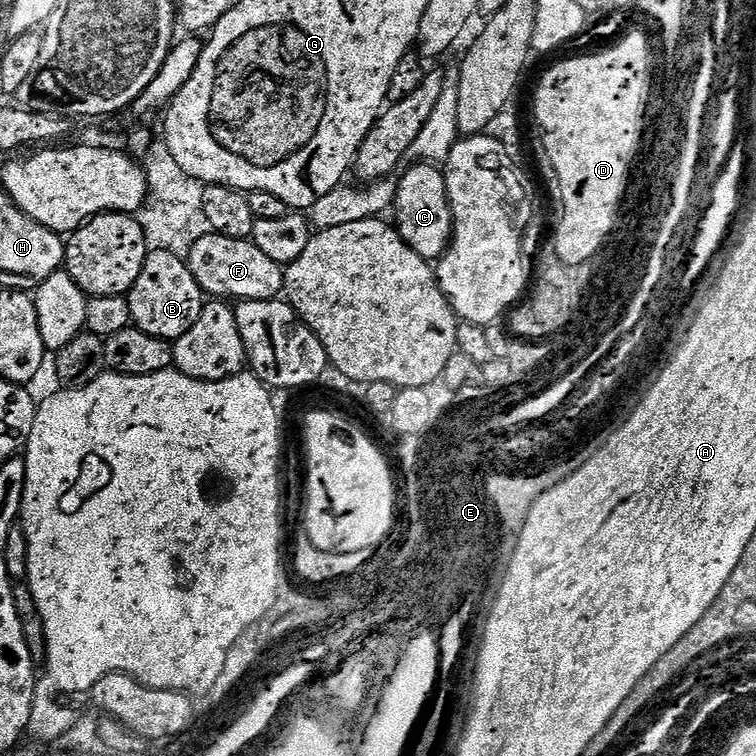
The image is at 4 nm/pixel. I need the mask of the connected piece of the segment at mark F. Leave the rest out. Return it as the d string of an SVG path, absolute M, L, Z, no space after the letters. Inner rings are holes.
M209 231L192 244L186 255L188 269L194 274L198 286L212 298L224 302L241 300L275 300L284 291L284 268L269 255L262 254L251 239L224 237Z

